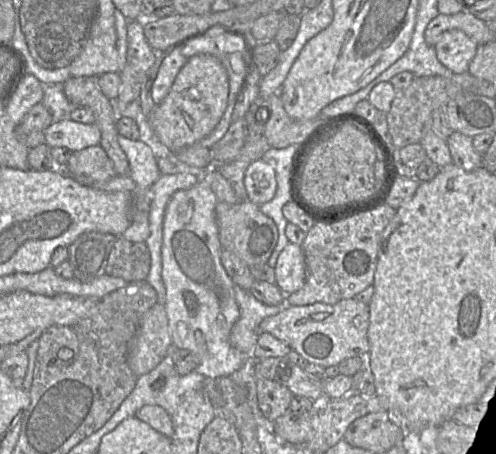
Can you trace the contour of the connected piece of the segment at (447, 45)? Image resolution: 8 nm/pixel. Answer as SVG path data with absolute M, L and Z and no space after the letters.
M459 29L444 31L434 45L439 61L455 74L468 72L478 44Z

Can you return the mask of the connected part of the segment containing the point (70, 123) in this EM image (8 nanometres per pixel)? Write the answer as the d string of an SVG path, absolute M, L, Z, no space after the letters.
M71 119L51 123L44 135L48 146L65 147L71 151L99 145L101 141L101 131L95 123L84 124Z

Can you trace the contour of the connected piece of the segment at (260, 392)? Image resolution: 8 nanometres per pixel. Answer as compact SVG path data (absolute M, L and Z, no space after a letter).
M258 377L256 381L258 406L263 415L274 422L290 405L292 392L274 380Z

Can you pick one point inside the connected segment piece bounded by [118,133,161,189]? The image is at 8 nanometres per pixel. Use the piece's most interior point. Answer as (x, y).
(144, 171)

